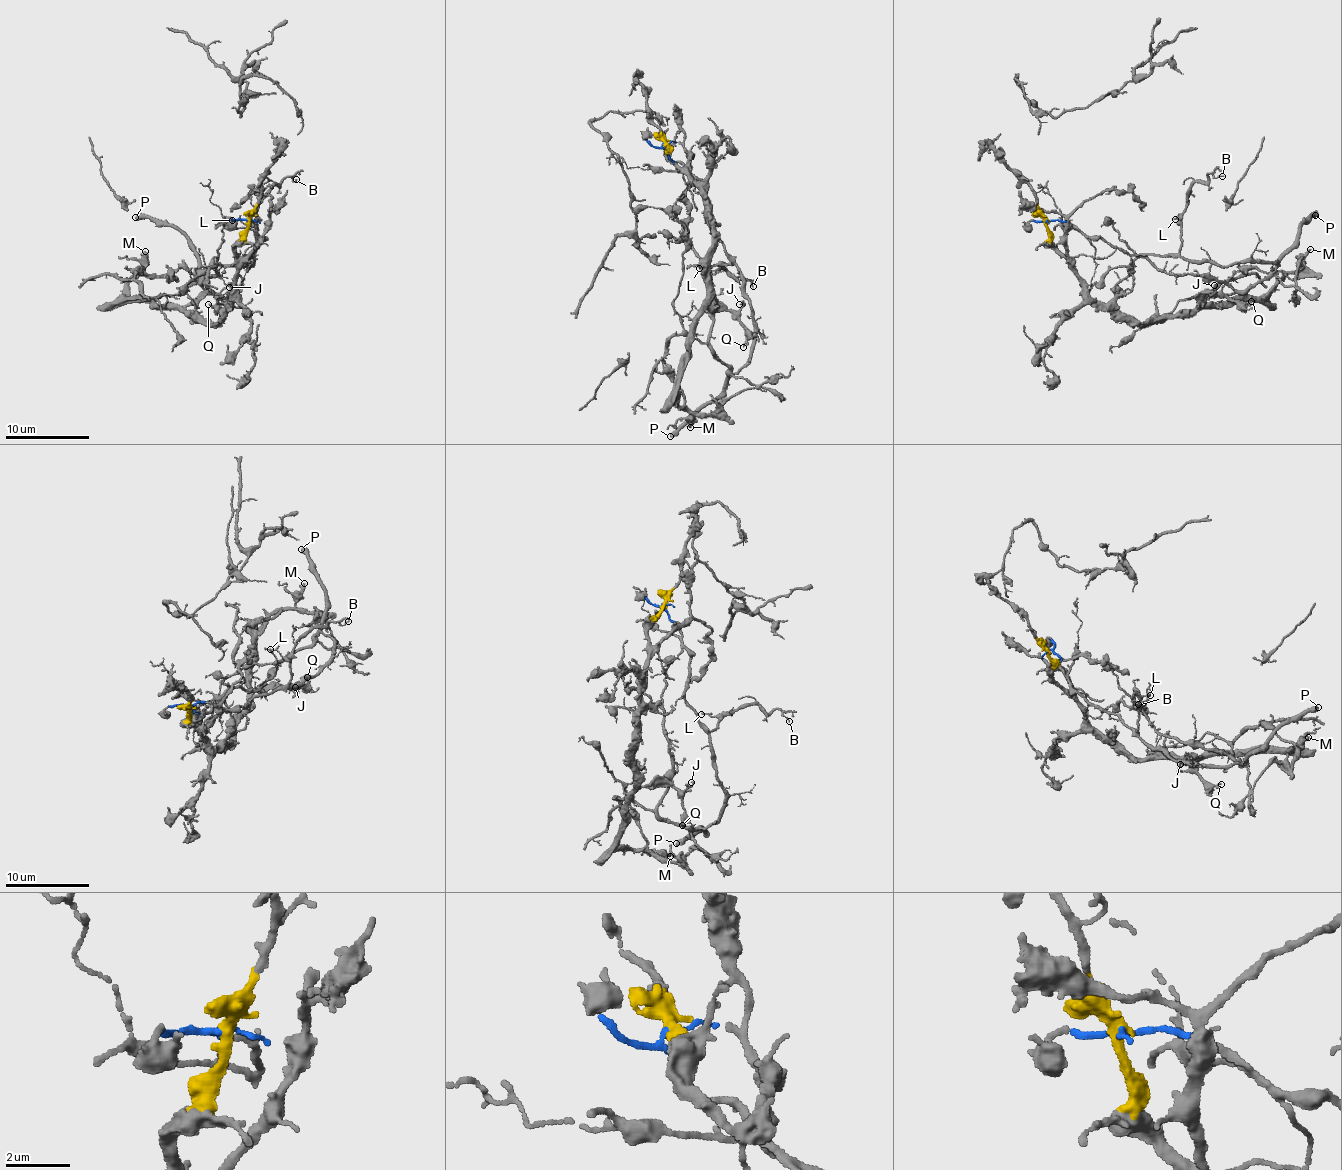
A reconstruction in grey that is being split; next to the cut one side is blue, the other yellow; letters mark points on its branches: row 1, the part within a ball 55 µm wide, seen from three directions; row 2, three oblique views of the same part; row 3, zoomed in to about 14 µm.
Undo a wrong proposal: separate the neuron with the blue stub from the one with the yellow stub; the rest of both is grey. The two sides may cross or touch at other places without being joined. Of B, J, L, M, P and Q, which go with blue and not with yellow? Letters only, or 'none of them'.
B, L, P

